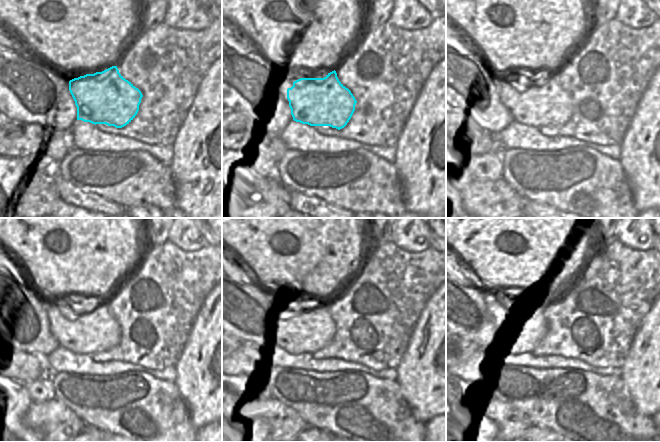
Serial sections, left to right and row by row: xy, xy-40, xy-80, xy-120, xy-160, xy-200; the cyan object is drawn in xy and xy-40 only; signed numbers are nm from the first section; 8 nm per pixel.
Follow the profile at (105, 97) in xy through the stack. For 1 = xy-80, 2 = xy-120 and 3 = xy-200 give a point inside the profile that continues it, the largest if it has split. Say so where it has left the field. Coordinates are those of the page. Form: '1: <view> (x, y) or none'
1: xy-80 (534, 103)
2: xy-120 (88, 330)
3: xy-200 (531, 326)

